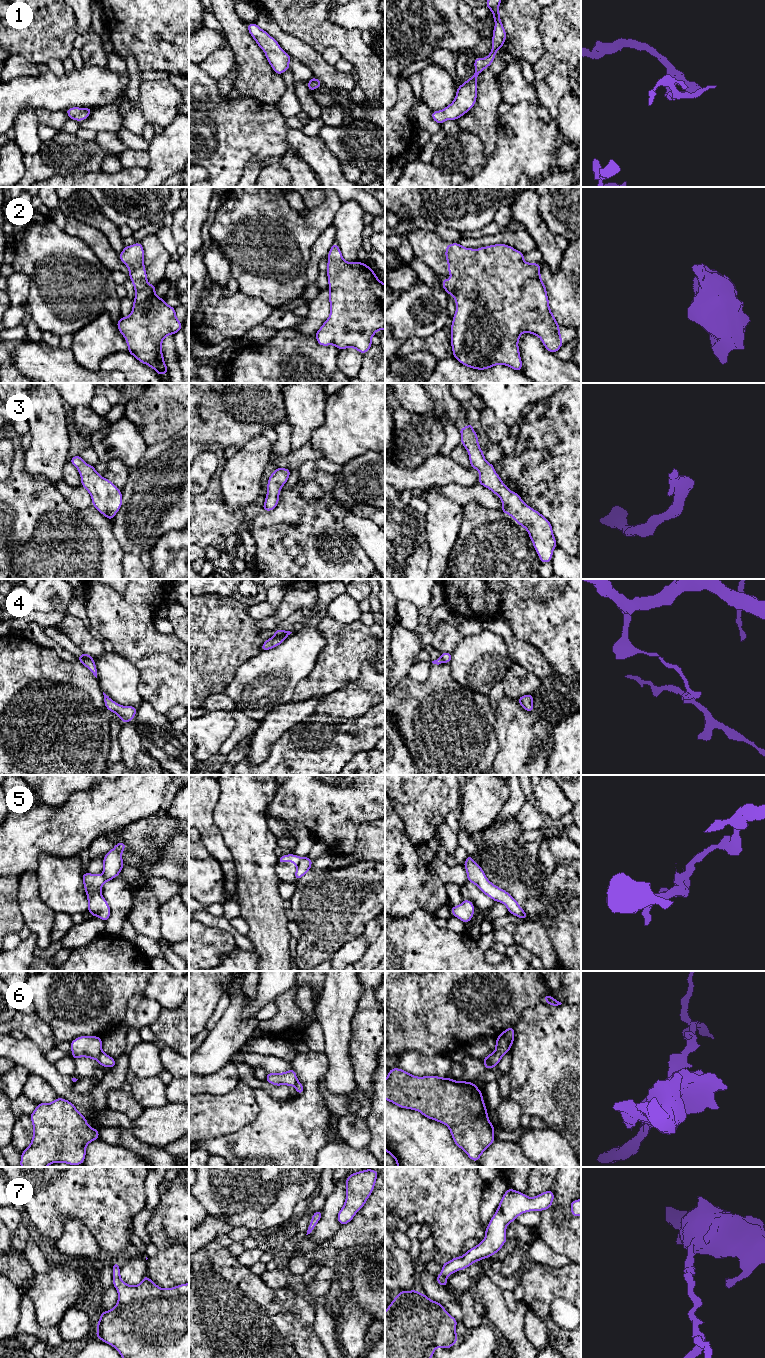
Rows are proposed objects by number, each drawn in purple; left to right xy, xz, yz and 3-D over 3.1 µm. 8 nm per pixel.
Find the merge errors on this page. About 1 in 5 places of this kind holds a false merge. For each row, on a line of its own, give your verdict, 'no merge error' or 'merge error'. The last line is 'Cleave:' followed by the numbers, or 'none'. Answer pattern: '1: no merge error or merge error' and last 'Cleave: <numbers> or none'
1: no merge error
2: no merge error
3: no merge error
4: merge error
5: merge error
6: merge error
7: no merge error
Cleave: 4, 5, 6

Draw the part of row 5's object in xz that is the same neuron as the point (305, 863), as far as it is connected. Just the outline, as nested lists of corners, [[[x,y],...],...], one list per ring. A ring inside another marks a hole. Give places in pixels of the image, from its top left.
[[[301,857],[297,869],[295,871],[295,880],[299,880],[303,877],[308,871],[310,871],[313,861],[306,857]]]

